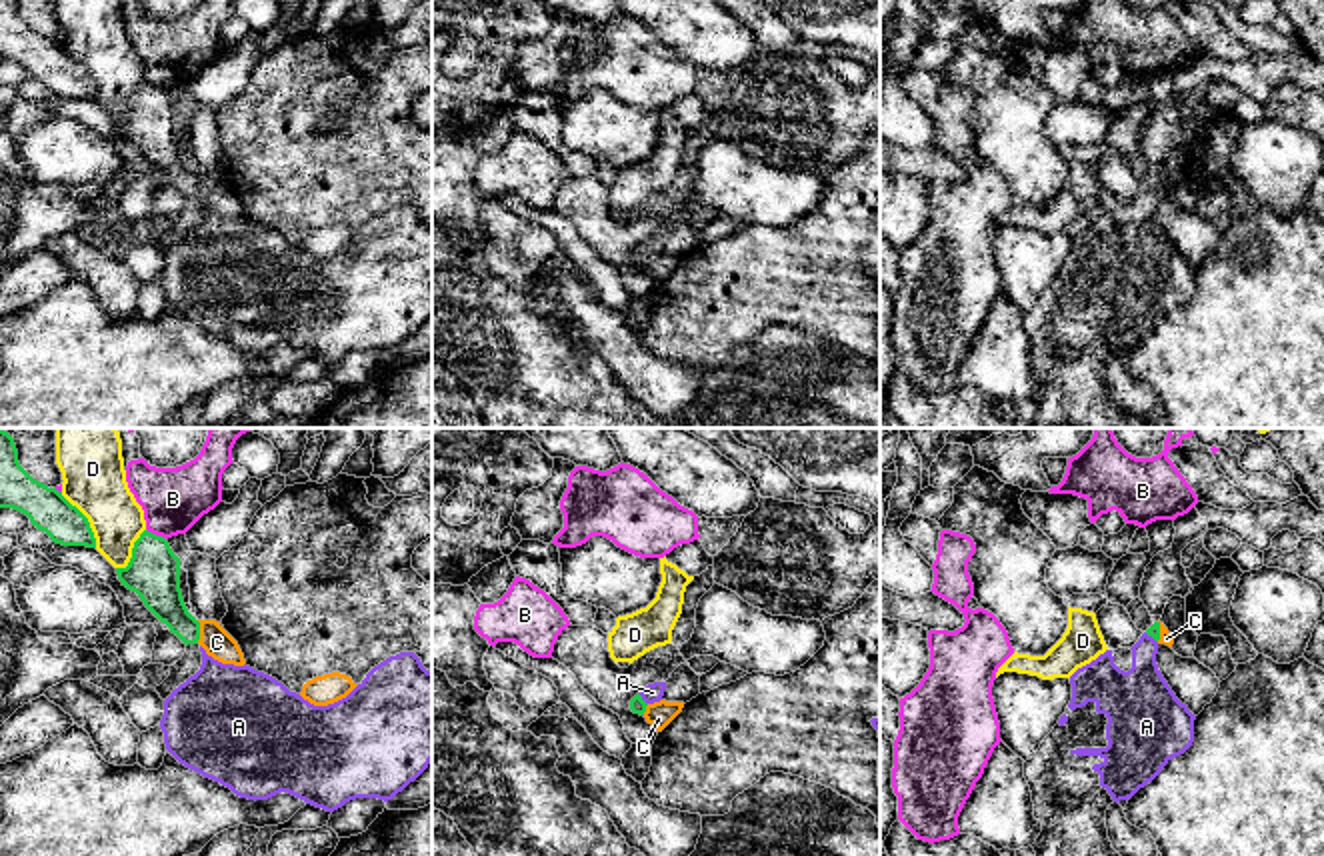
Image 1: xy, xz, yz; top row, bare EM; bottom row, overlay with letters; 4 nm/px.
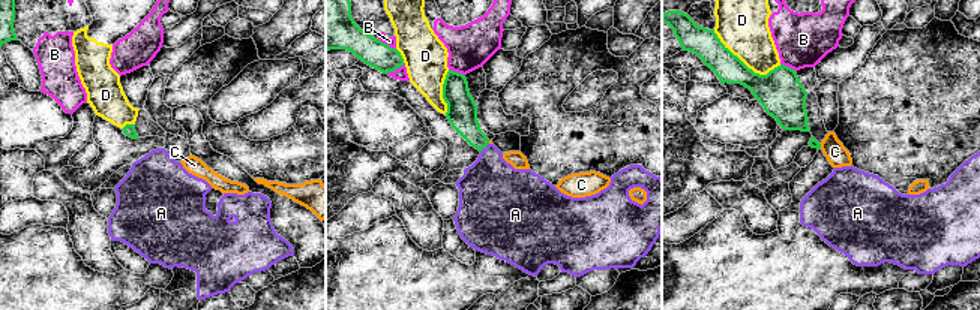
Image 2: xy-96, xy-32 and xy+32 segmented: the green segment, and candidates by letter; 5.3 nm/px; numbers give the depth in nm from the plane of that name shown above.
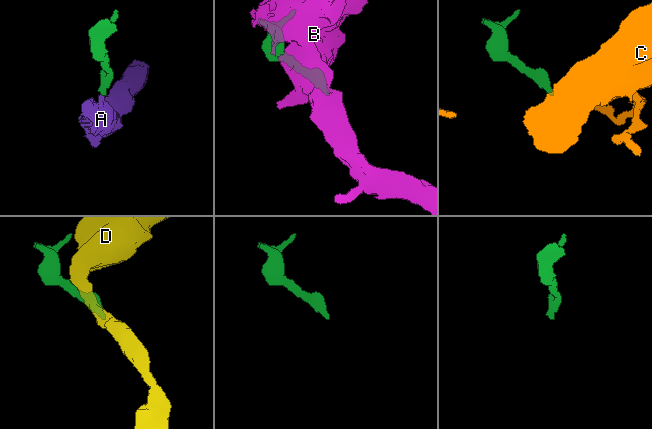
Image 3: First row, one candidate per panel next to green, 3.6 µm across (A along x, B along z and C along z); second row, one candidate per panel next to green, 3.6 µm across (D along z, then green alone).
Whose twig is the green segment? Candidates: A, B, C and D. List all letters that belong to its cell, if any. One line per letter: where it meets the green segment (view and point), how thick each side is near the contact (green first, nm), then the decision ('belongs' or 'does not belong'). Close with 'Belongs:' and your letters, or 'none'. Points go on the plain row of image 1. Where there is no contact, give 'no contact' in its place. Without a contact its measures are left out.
A: xz (642, 252) | 60/80 nm | belongs
B: xy (154, 86) | 220/260 nm | does not belong
C: xy (198, 184) | 180/120 nm | does not belong
D: xy (86, 72) | 170/260 nm | does not belong
Belongs: A

